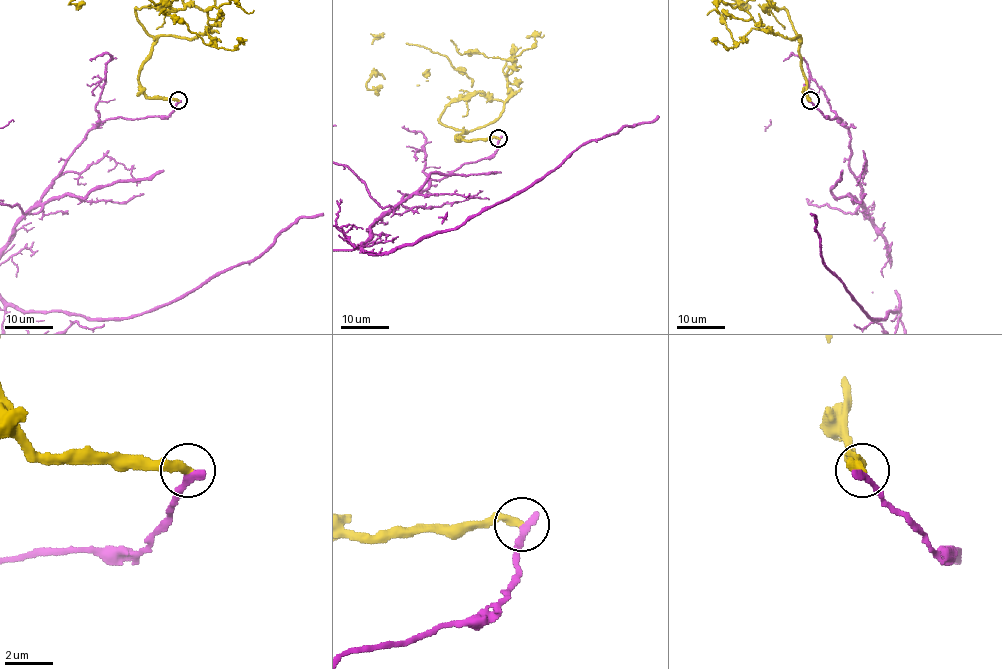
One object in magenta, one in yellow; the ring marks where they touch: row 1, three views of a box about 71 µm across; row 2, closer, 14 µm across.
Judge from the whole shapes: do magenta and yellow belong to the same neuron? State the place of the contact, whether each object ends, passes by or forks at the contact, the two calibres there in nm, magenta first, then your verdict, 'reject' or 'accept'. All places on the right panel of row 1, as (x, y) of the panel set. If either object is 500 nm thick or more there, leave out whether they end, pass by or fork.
place (810, 100); magenta ends; yellow ends; calibres 340 and 380 nm; reject

